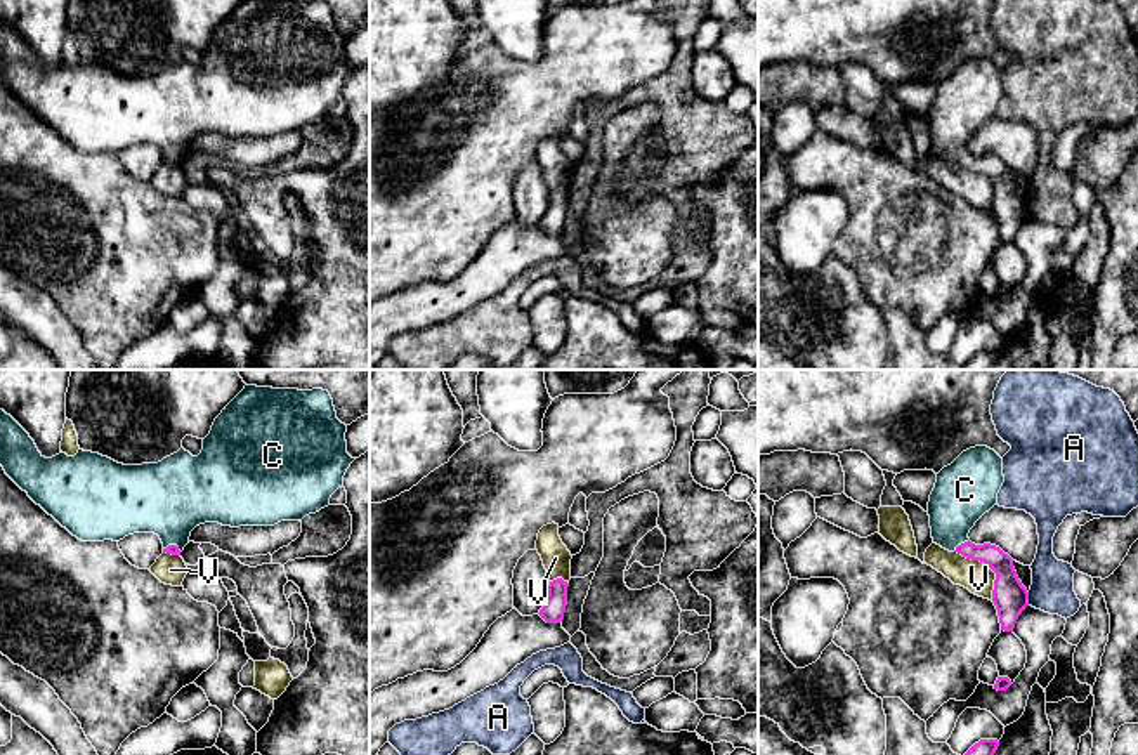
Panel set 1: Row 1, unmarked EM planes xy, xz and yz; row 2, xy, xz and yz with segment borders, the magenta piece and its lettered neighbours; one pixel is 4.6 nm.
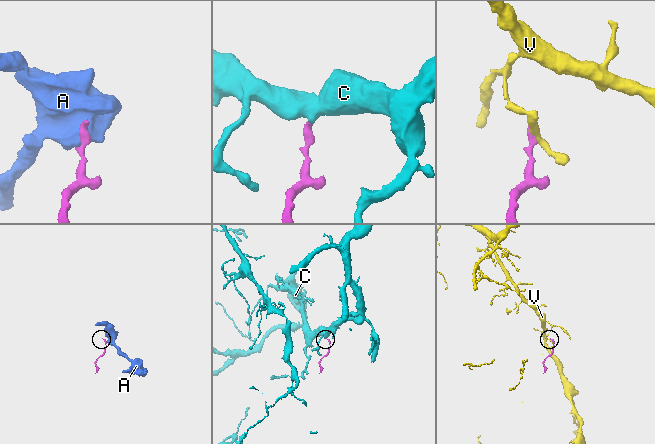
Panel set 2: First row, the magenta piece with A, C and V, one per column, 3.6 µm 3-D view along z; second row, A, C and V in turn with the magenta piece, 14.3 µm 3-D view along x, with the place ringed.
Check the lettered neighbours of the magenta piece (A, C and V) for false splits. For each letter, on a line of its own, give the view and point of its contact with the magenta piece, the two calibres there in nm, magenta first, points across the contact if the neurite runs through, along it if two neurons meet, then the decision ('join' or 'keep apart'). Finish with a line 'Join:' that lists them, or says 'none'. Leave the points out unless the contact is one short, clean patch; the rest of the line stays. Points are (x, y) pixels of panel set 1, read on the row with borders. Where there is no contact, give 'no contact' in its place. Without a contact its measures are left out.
A: yz (1027, 599) | 160/200 nm | keep apart
C: yz (961, 544) | 100/280 nm | across yz (994, 558), (968, 551), (961, 544), (960, 502), (965, 490) | join
V: yz (987, 564) | 160/140 nm | along yz (954, 551), (982, 561), (994, 573), (993, 599) | keep apart
Join: C

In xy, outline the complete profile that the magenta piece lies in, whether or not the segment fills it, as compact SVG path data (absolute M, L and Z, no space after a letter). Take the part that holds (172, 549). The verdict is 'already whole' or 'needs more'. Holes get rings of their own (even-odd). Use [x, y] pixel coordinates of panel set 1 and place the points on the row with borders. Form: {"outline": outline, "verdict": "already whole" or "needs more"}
{"outline": "M245 389L215 418L198 456L180 448L158 463L123 465L99 453L78 450L75 456L59 453L45 458L29 434L0 410L0 465L28 496L82 542L120 542L134 533L154 533L163 552L180 555L191 531L205 522L222 526L274 526L302 521L330 505L331 495L343 486L343 476L356 460L347 453L347 425L337 418L328 391Z", "verdict": "needs more"}

